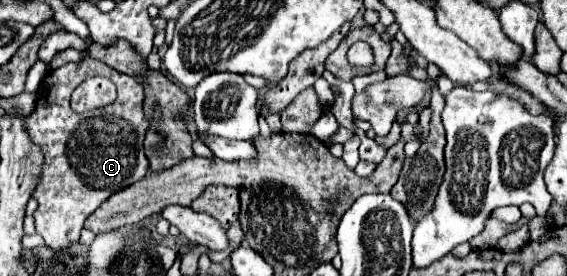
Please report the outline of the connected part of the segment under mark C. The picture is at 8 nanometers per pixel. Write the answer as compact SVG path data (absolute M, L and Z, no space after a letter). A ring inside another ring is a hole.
M82 50L80 62L64 64L44 76L38 88L36 108L24 118L24 124L30 140L44 152L44 164L40 166L40 176L32 192L32 198L38 202L34 220L36 232L54 252L78 242L86 218L108 200L108 196L146 176L148 160L142 142L148 122L142 112L142 100L144 90L138 82L104 62L94 60L88 50ZM90 76L112 76L112 82L118 88L118 98L106 108L76 114L70 108L70 94Z

